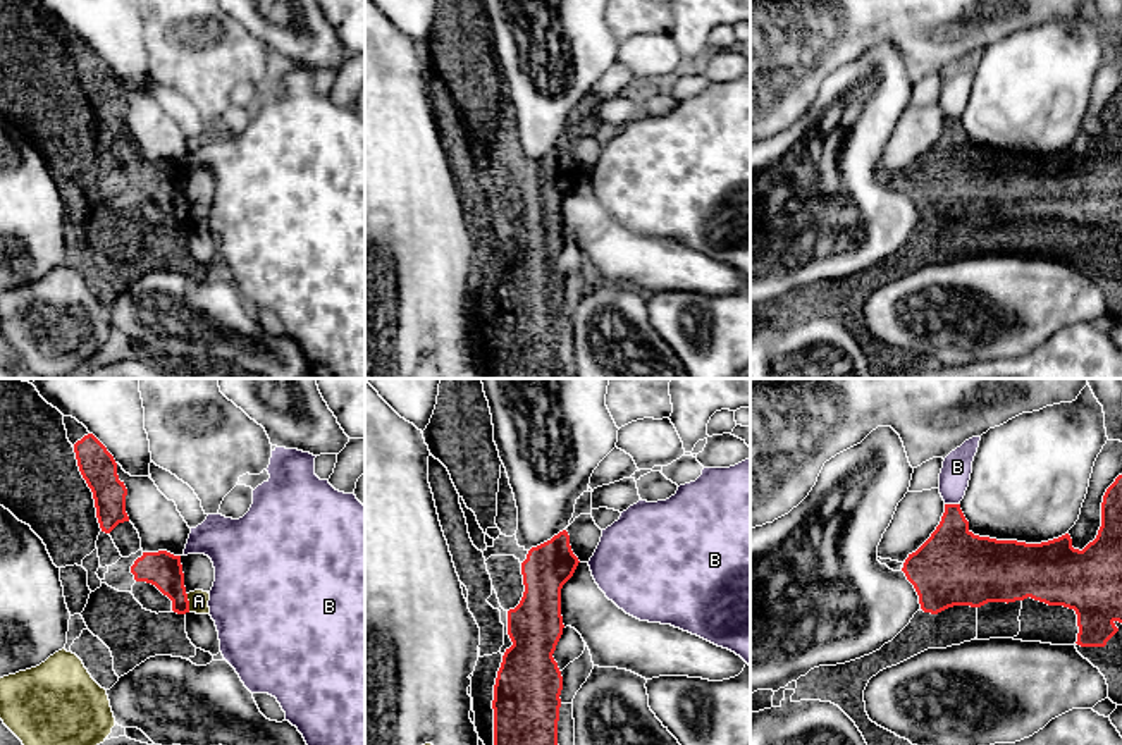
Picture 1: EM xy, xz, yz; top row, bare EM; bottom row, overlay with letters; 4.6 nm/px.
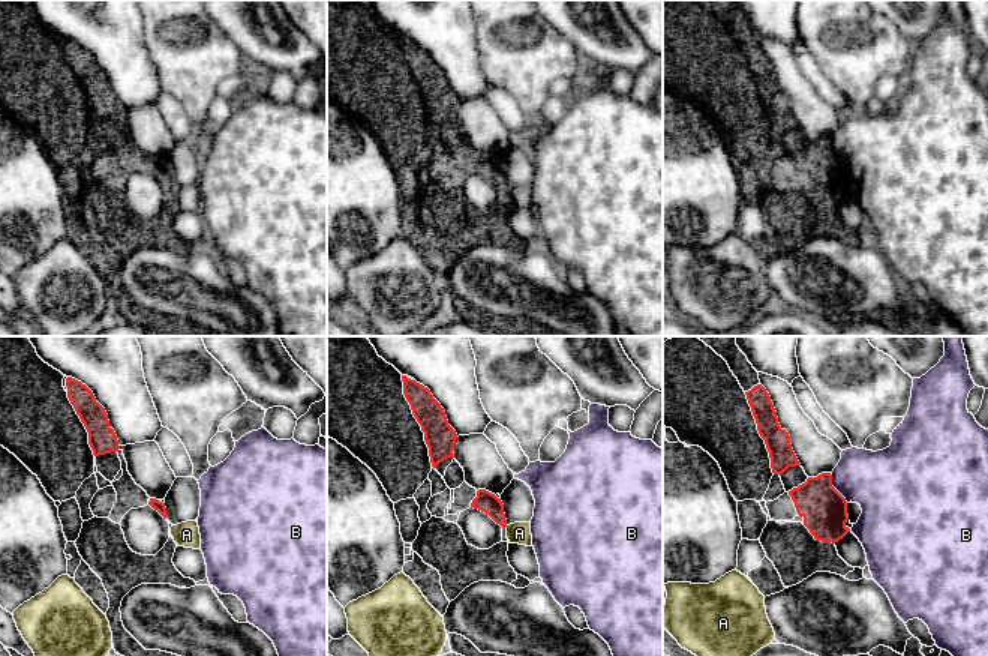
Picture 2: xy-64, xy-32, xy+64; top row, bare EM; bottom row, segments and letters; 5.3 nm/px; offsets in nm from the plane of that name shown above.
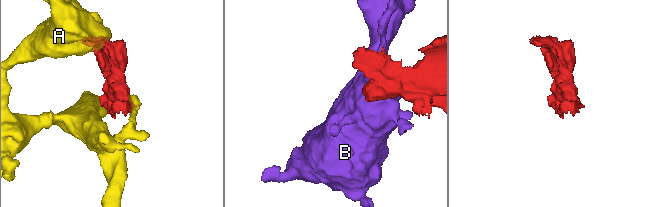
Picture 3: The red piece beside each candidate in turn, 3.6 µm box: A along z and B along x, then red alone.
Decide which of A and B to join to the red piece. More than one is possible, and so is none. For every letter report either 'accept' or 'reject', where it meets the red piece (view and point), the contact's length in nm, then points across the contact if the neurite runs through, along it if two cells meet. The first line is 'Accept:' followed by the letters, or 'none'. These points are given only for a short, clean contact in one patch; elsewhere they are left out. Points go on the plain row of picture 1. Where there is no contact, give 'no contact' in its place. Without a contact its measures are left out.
Accept: none
A: reject; contact xy (188, 217); length 90 nm
B: reject; contact yz (952, 119); length 70 nm; border yz (945, 117), (959, 119)

